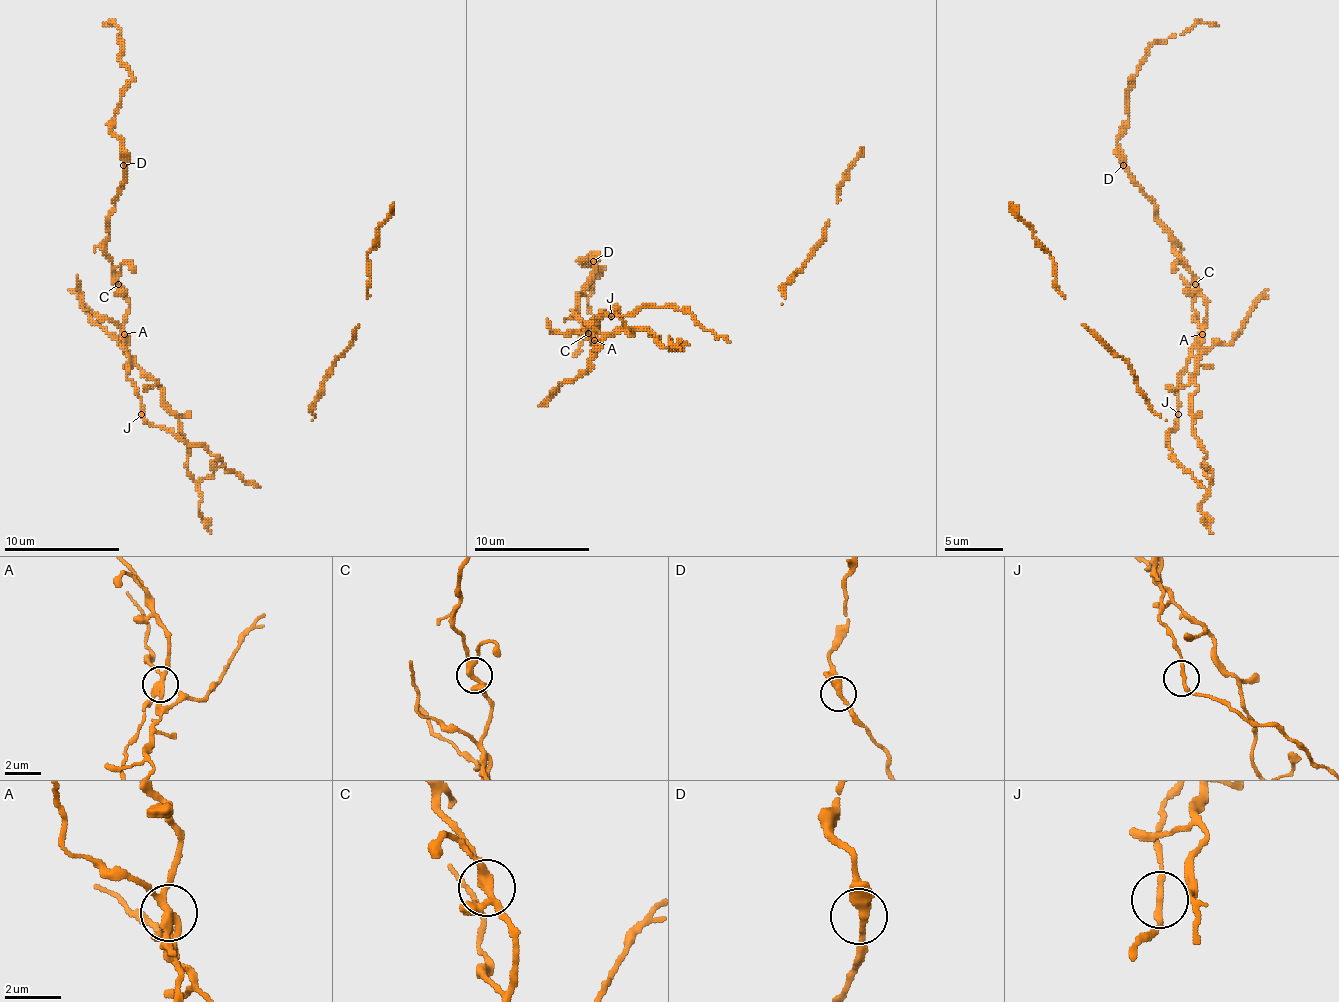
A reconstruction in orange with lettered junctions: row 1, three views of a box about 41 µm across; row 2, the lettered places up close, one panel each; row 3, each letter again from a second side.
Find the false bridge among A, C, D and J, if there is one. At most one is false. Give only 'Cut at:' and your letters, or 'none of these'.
Cut at: A

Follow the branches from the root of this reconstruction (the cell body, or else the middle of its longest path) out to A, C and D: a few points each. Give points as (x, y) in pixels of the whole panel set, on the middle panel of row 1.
A: (614, 316), (596, 319), (599, 324), (593, 330), (593, 339)
C: (614, 316), (596, 319), (599, 324), (593, 330), (593, 342), (599, 345), (588, 333)
D: (614, 316), (596, 319), (596, 345), (576, 316), (579, 295), (593, 275), (593, 261)

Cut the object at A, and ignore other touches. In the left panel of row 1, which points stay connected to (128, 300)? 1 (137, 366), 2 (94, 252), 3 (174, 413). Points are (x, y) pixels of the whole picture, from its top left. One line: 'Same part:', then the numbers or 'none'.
Same part: 2

